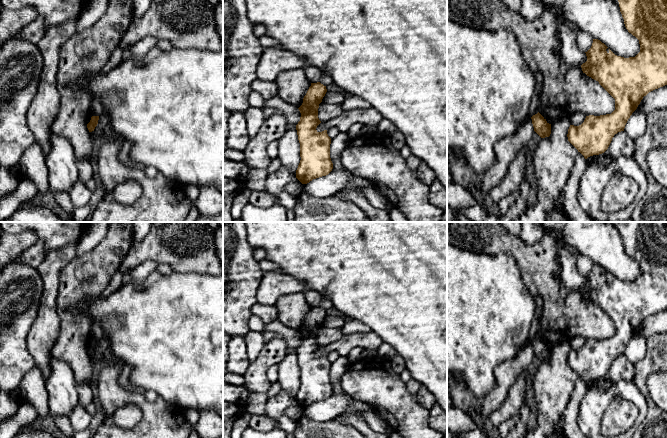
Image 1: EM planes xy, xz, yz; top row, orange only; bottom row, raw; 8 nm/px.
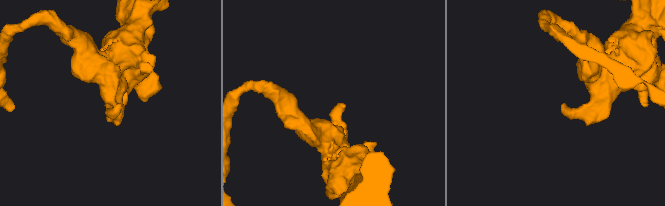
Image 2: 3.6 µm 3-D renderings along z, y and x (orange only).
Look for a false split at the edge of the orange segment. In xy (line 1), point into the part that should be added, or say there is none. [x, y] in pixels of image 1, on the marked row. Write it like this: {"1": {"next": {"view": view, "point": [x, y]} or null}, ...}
{"1": {"next": null}}

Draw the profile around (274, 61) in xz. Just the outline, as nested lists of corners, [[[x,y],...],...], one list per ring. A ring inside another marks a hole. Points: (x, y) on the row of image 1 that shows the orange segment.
[[[265,48],[257,65],[257,78],[275,82],[284,71],[304,68],[305,61],[297,55],[280,48]]]

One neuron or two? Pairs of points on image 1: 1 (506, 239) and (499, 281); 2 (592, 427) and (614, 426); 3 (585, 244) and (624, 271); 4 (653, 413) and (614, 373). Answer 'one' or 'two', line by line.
1: two
2: two
3: one
4: two

